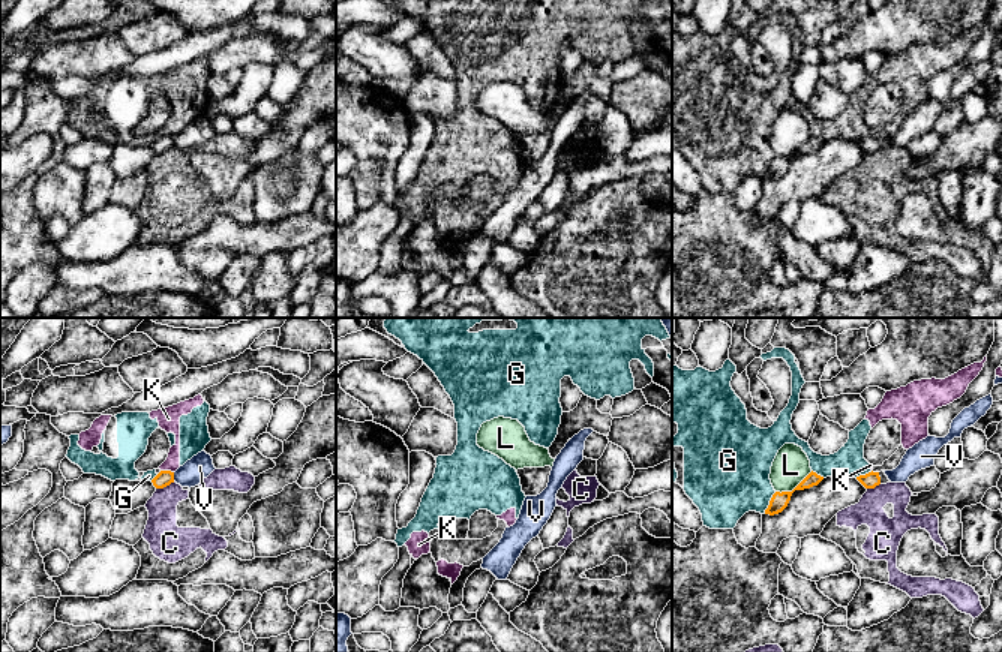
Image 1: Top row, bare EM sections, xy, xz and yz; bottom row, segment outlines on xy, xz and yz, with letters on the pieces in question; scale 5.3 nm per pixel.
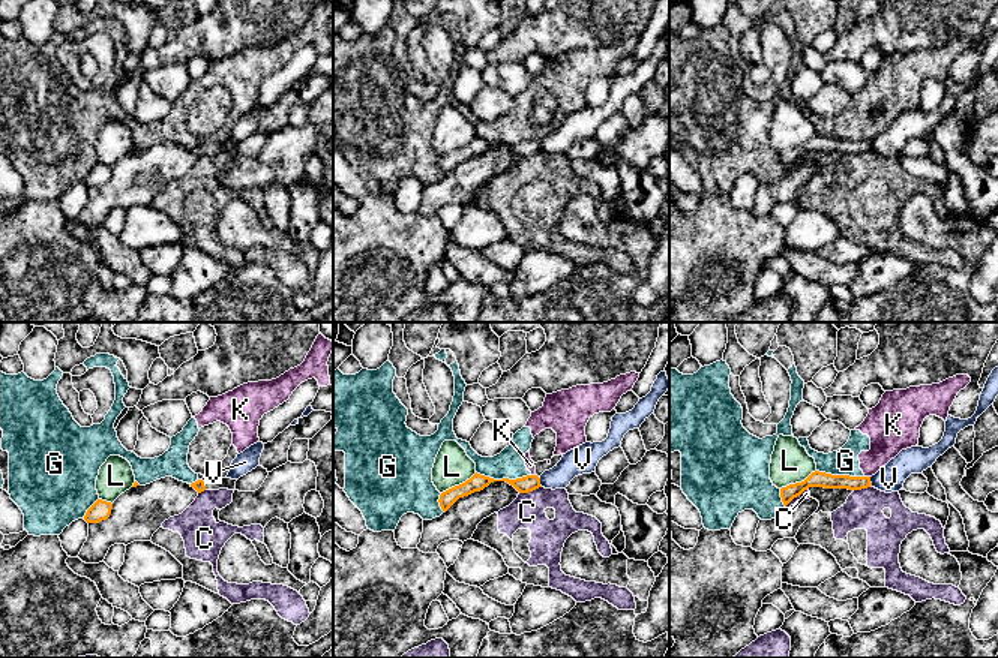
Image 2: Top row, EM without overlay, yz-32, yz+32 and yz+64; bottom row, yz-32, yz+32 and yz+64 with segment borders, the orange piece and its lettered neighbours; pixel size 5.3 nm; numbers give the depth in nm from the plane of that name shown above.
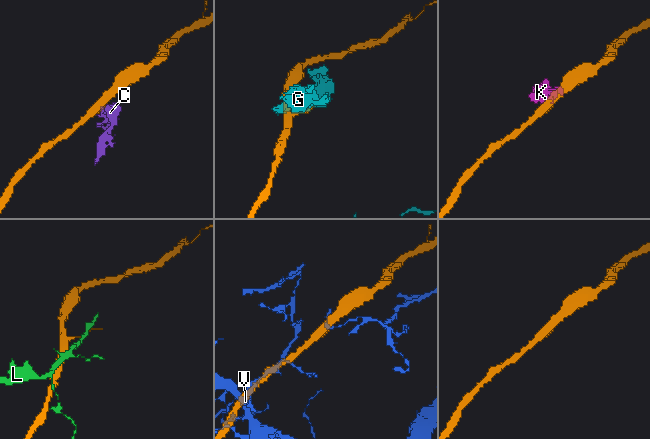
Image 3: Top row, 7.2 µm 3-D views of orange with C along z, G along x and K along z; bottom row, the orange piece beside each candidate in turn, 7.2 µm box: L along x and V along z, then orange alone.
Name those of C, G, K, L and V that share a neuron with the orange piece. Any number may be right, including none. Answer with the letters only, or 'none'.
none

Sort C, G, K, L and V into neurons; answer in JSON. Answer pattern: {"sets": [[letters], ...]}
{"sets": [["C"], ["G", "K"], ["L"], ["V"]]}

